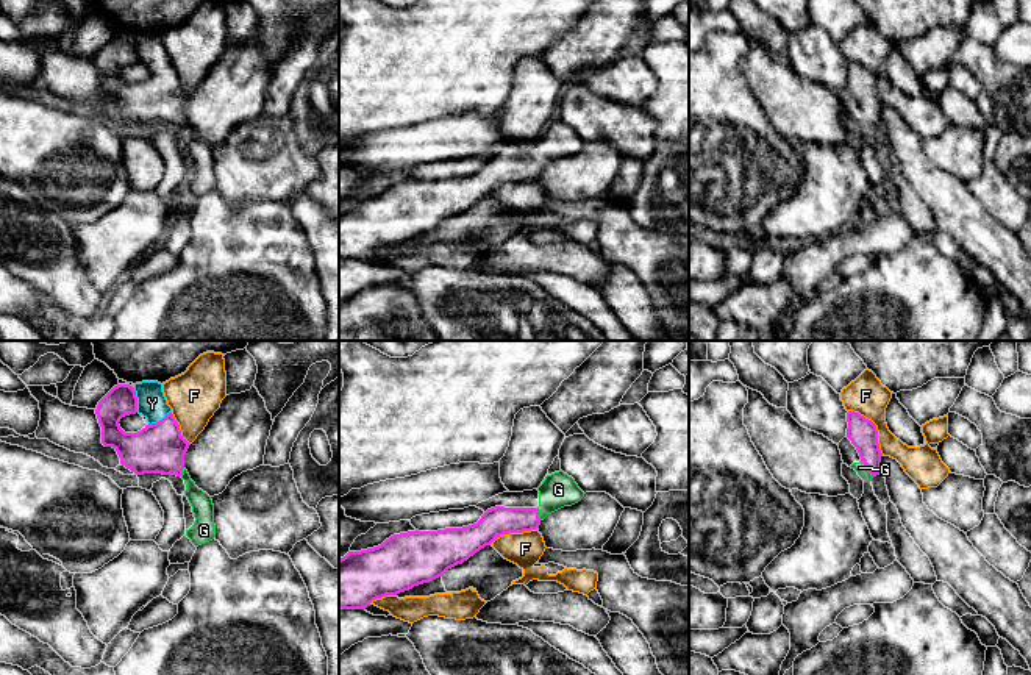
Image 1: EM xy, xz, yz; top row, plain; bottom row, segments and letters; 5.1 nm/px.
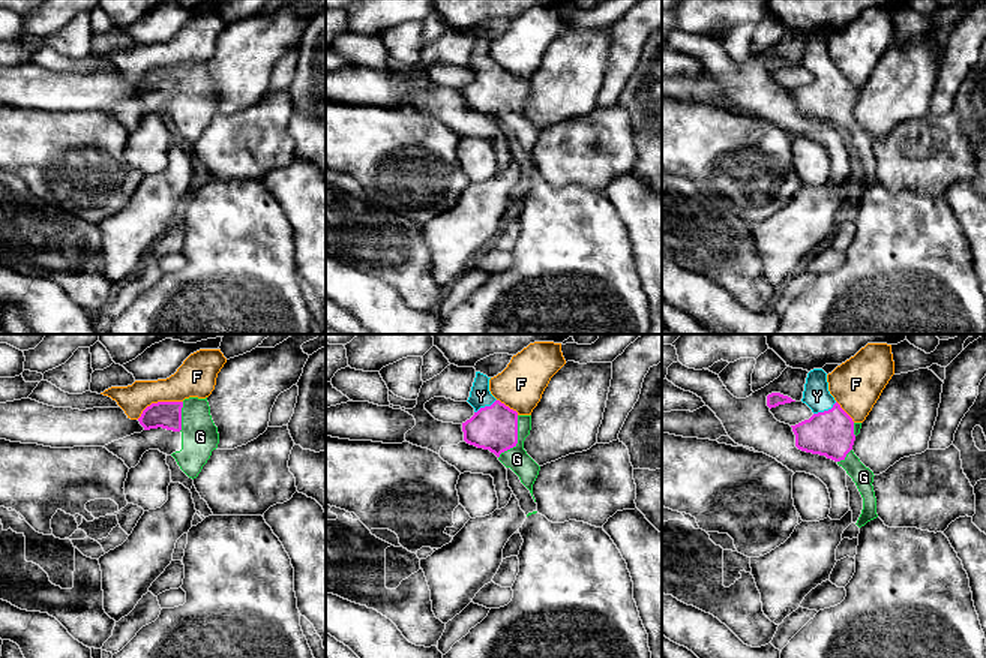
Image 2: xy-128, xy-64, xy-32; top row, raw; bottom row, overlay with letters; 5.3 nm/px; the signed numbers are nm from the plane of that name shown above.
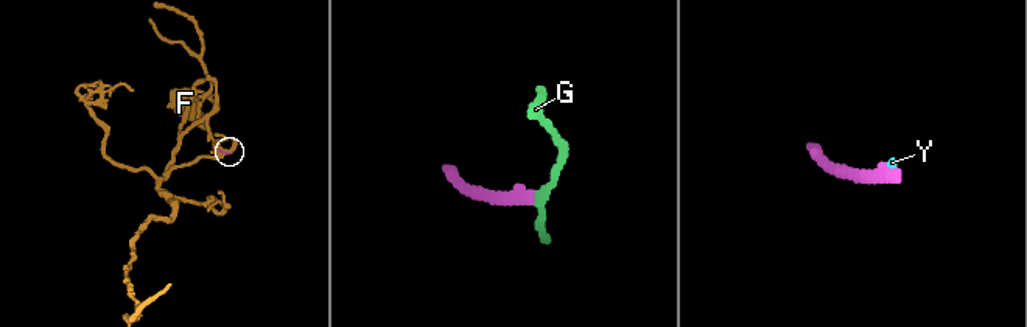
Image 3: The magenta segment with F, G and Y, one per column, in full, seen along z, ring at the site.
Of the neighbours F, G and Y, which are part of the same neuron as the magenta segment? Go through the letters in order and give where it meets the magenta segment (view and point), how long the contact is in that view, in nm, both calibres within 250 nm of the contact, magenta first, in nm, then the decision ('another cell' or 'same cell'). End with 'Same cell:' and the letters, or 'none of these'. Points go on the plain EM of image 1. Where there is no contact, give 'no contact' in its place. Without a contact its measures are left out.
F: yz (875, 77) | 300 nm | 150/190 nm | another cell
G: yz (867, 117) | 110 nm | 150/60 nm | same cell
Y: xy (136, 50) | 130 nm | 220/150 nm | same cell
Same cell: G, Y

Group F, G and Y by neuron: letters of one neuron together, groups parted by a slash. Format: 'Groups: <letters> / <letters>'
Groups: F / G Y

